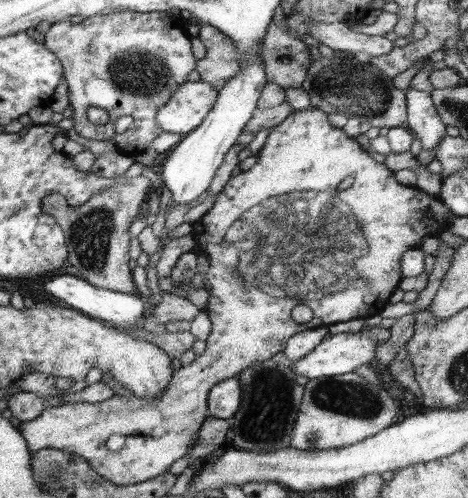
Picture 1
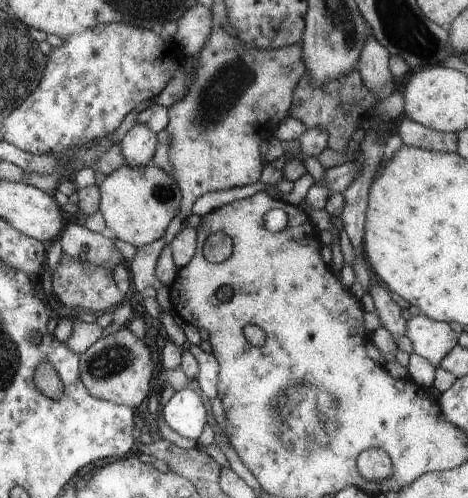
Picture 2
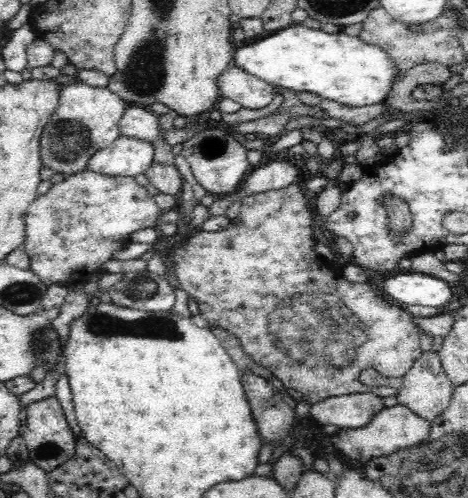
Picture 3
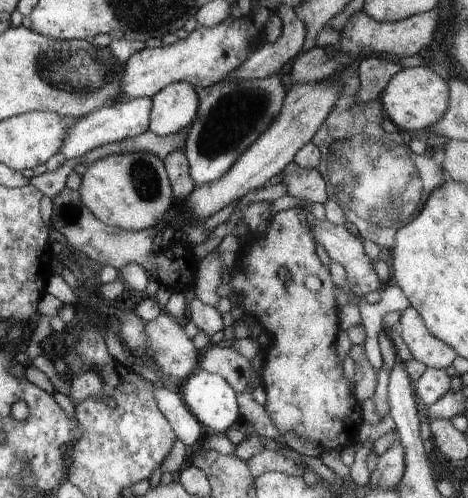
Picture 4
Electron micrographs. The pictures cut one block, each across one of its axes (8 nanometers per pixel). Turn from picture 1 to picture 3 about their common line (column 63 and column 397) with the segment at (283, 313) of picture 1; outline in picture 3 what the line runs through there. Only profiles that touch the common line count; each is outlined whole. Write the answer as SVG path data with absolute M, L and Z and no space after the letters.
M398 404L398 406L392 406L392 408L384 406L362 428L354 428L354 430L342 430L340 428L336 434L330 436L330 444L338 452L342 452L344 456L348 456L352 460L370 460L370 458L390 456L398 450L410 450L412 446L418 446L420 442L424 442L426 436L430 434L430 430L432 430L432 424L428 420L414 414L408 406Z

